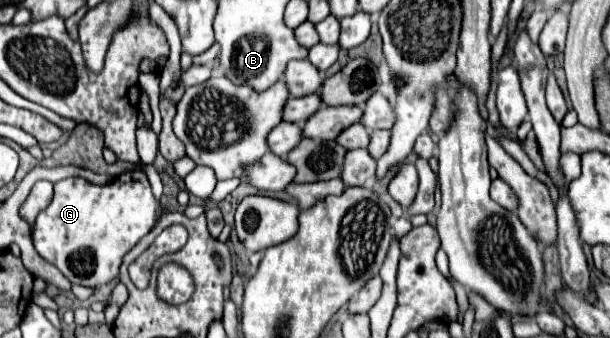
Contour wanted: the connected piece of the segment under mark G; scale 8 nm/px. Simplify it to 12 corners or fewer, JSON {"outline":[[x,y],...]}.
{"outline":[[148,176],[54,184],[36,252],[98,288],[166,210]]}

